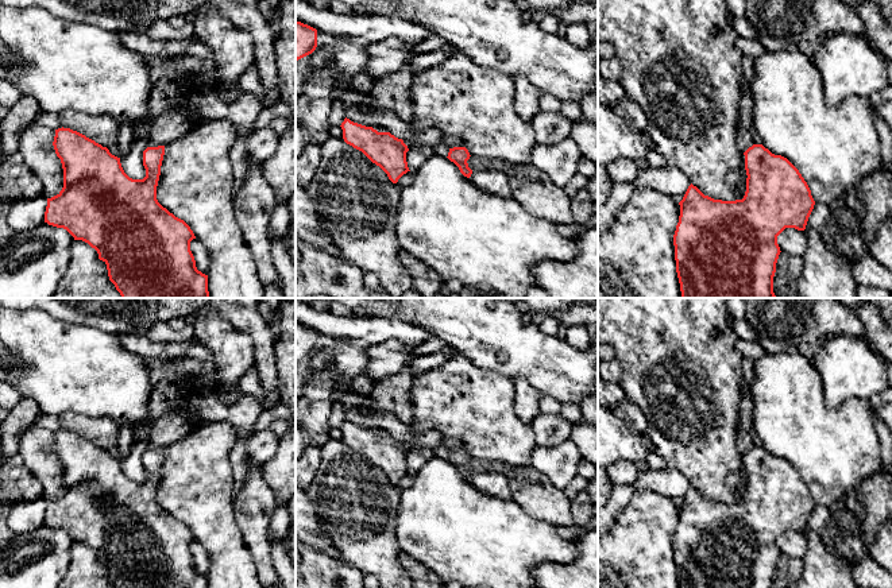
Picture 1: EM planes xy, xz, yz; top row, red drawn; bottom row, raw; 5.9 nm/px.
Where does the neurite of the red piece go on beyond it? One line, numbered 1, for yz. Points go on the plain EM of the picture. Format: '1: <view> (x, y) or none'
1: none

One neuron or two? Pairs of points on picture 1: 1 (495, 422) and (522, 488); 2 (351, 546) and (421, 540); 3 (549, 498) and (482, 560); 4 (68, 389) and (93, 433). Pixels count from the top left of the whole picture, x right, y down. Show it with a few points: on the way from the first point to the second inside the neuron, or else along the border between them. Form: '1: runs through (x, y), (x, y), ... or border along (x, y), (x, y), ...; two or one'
1: border along (531, 464), (517, 467); two
2: border along (396, 511), (396, 541), (401, 552); two
3: border along (510, 499), (531, 515), (558, 527); two
4: border along (57, 417), (80, 413), (114, 422); two

